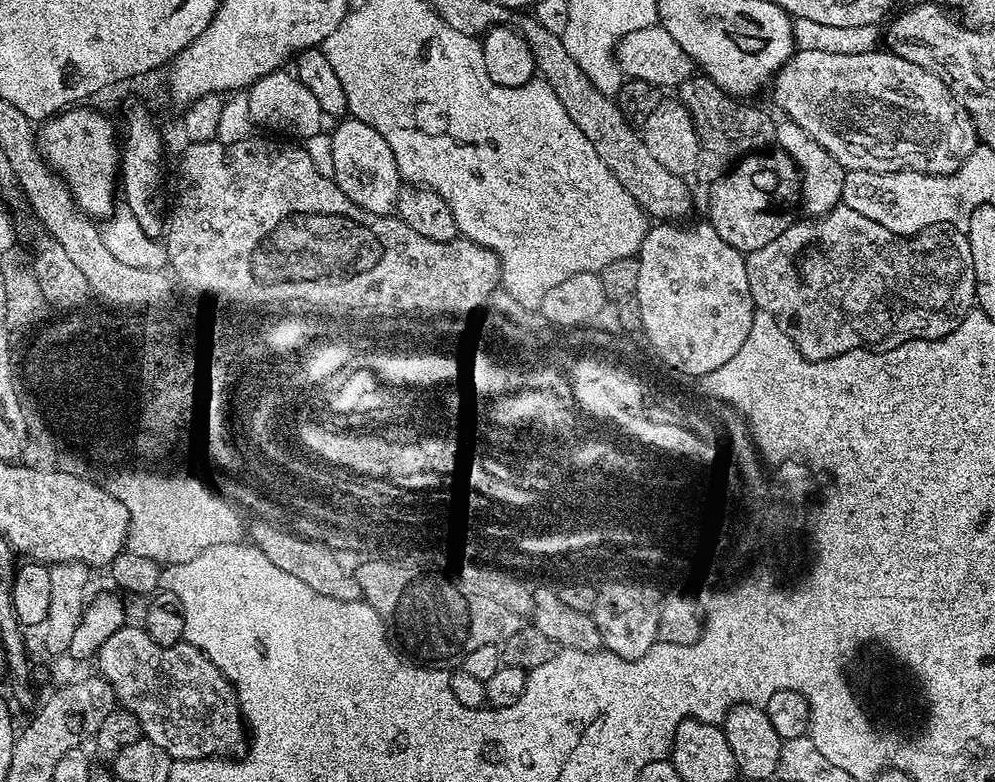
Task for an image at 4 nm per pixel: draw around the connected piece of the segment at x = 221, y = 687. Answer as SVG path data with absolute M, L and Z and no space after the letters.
M125 626L106 638L94 660L100 663L99 675L112 688L119 707L138 718L143 739L154 742L154 746L162 746L162 750L166 750L173 760L232 758L245 747L246 725L240 715L240 705L236 703L232 685L193 644L181 642L164 648L154 642L154 638L150 638L143 627Z

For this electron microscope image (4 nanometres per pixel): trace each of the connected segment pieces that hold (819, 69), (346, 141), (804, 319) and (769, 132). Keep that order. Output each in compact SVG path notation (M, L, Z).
M799 49L793 51L790 59L780 67L779 72L775 73L770 84L771 88L772 100L784 111L783 115L791 120L793 124L798 125L818 146L822 146L822 150L828 152L833 159L837 160L841 168L849 172L854 170L866 170L867 172L921 172L927 176L948 176L952 172L960 170L960 164L974 147L969 125L966 123L961 109L934 72L925 67L923 63L912 63L903 60L902 57L893 55L888 50L883 50L883 52L882 50L875 50L860 54L834 54L821 50Z
M344 118L330 132L331 179L362 210L379 216L389 215L395 209L396 195L402 187L402 177L394 162L390 146L376 130L366 122Z
M837 206L831 208L825 216L804 218L804 221L789 223L784 232L778 234L778 238L774 238L774 242L766 242L766 246L747 253L744 262L746 292L751 303L759 311L770 314L774 318L774 322L782 330L782 334L786 334L786 338L790 338L796 351L806 360L829 360L844 352L864 350L869 346L895 346L922 340L937 340L954 331L964 321L964 315L973 311L976 304L976 279L972 269L972 255L968 238L963 231L956 231L960 230L952 226L932 226L909 237L896 236L892 232L887 232L882 226L878 226L878 222L870 222L870 218L862 218L862 214L858 214L858 210Z
M703 74L693 75L691 80L683 80L678 86L683 91L681 101L688 109L692 124L696 127L696 136L702 136L702 142L706 142L710 150L718 150L718 153L730 152L737 158L738 150L742 150L743 158L757 150L767 149L773 143L774 120L762 109L748 104L752 102L741 102L729 96Z

